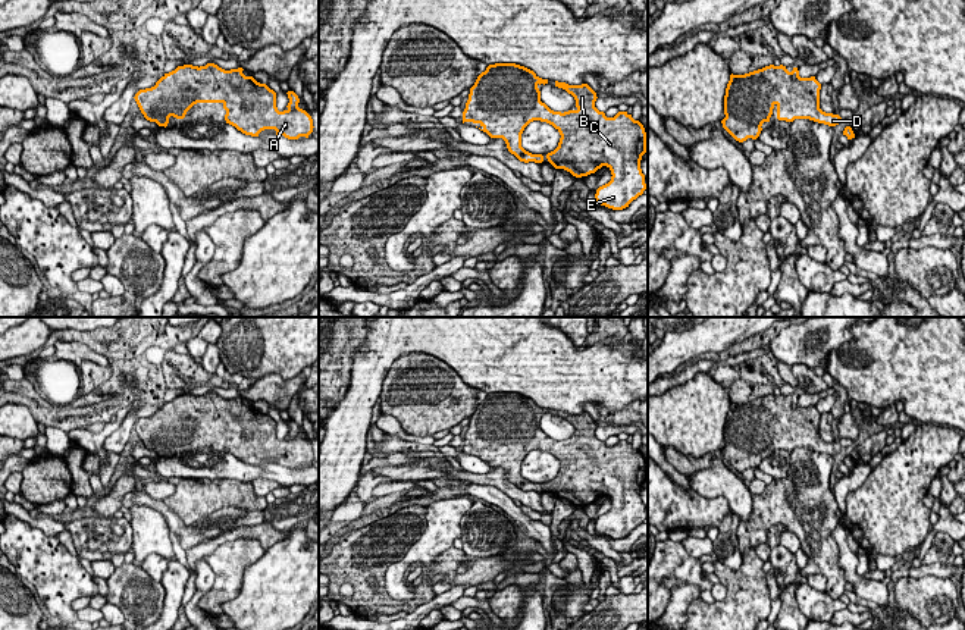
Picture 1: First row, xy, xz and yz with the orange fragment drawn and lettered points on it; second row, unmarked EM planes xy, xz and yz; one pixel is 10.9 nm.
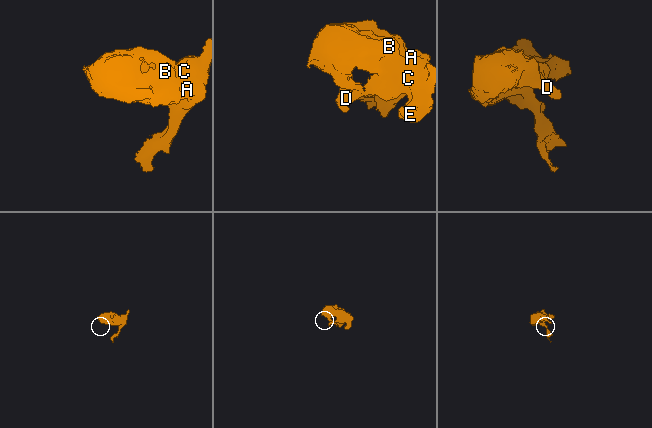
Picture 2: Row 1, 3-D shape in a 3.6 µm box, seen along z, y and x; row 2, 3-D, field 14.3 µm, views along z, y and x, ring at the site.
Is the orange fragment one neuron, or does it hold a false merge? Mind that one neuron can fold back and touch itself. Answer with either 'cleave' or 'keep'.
cleave

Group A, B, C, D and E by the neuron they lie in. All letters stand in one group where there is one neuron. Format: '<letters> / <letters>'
A B C E / D

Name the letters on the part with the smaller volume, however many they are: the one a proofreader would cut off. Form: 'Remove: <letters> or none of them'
Remove: D

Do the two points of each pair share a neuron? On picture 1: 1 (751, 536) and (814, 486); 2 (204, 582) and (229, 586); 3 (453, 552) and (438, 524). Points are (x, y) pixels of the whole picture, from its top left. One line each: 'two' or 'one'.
1: one
2: two
3: two

